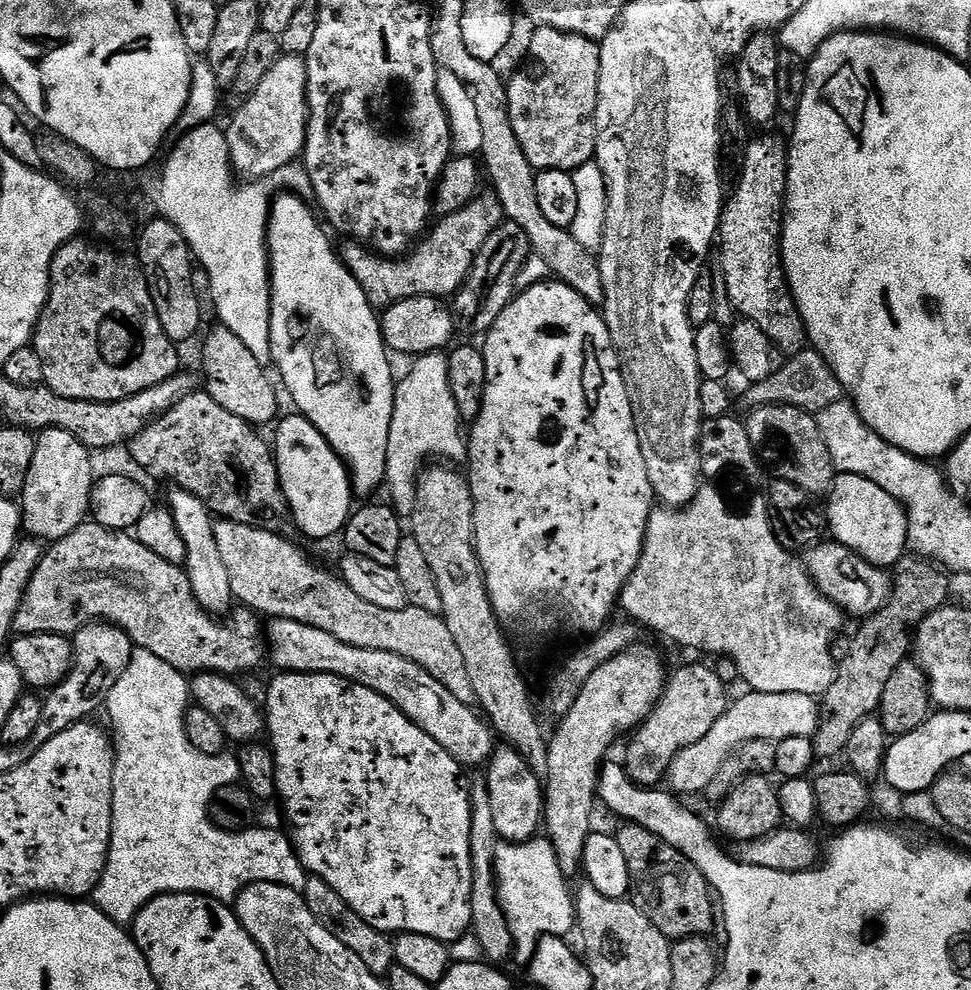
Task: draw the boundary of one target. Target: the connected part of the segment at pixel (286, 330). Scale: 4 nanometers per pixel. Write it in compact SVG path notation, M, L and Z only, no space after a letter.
M295 194L277 196L280 197L271 201L268 213L272 364L280 371L296 403L295 411L318 429L322 438L326 438L326 442L330 442L333 450L340 455L340 461L348 467L353 493L357 497L372 498L386 484L386 446L390 442L390 418L394 418L398 383L397 377L392 377L392 364L388 361L390 353L384 345L380 318L362 286L358 286L354 274L350 274L341 260L339 251L335 247L332 249L332 240L324 233L325 225L318 219L313 205L305 197Z

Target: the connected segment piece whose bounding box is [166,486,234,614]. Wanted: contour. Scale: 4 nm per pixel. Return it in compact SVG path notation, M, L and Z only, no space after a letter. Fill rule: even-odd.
M176 486L171 490L173 492L168 496L166 507L171 512L174 524L186 546L187 556L184 559L183 567L190 578L194 596L198 598L200 605L210 613L231 613L234 608L234 597L230 590L230 573L222 562L222 553L218 551L213 513L209 512L207 504L204 504L194 494L187 492L185 488Z

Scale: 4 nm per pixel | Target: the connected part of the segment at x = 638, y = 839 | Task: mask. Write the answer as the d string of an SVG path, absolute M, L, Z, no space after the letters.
M624 822L619 826L621 827L620 832L617 831L615 837L618 846L622 846L622 854L626 854L626 866L630 870L628 896L632 904L672 942L685 940L691 936L707 937L708 931L715 924L717 927L718 912L714 907L714 893L709 888L708 879L704 877L702 870L698 870L698 866L694 866L694 862L690 862L690 858L686 858L681 852L674 850L674 846L670 846L665 840L658 838L658 834L650 834L650 830L637 824Z

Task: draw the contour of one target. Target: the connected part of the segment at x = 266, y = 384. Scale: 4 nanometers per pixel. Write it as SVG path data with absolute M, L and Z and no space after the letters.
M216 326L209 334L208 341L204 344L204 376L208 379L208 396L214 398L218 406L230 410L230 414L238 414L238 418L242 418L247 424L271 425L277 419L276 411L280 404L276 401L276 388L268 377L268 371L265 365L254 359L254 354L250 354L250 349L233 331Z

